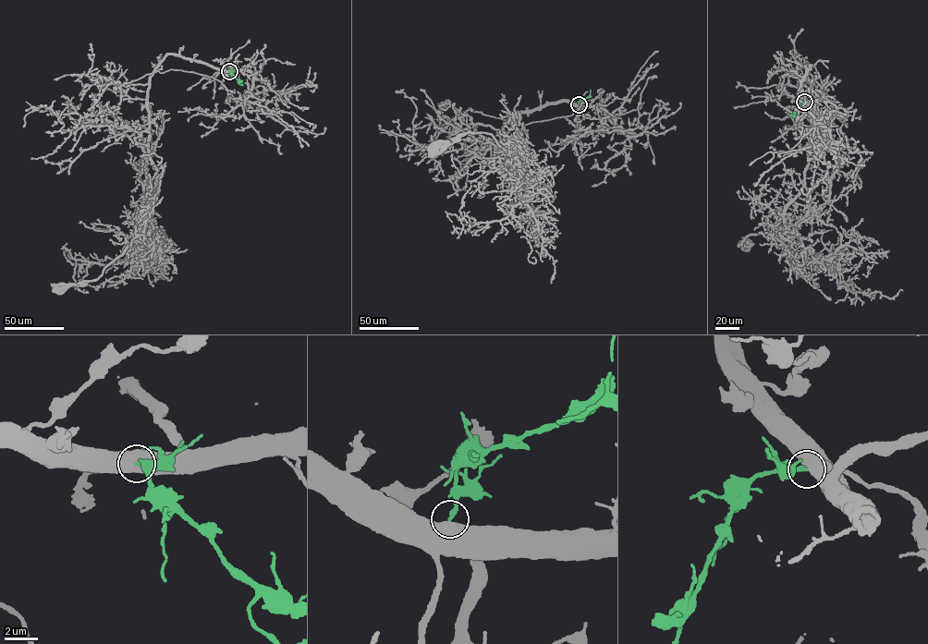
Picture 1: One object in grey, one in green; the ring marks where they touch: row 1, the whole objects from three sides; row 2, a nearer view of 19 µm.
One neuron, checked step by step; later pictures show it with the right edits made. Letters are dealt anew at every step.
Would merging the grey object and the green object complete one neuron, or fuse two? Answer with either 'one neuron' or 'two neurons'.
one neuron

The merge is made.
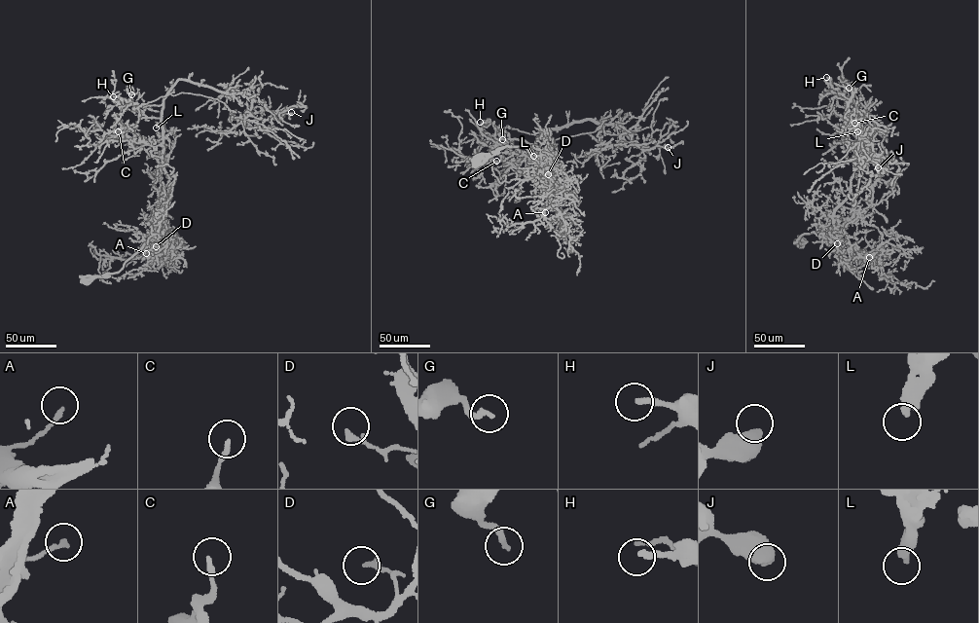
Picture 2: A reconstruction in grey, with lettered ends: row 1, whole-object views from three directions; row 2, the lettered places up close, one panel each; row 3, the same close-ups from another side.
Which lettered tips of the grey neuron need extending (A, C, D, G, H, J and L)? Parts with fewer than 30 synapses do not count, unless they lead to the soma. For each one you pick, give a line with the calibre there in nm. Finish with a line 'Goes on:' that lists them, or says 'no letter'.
Goes on: no letter

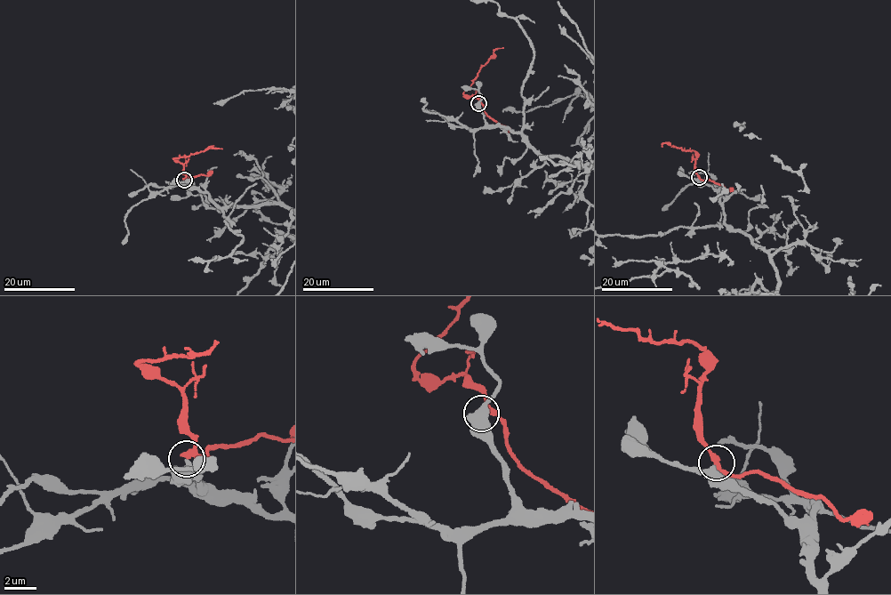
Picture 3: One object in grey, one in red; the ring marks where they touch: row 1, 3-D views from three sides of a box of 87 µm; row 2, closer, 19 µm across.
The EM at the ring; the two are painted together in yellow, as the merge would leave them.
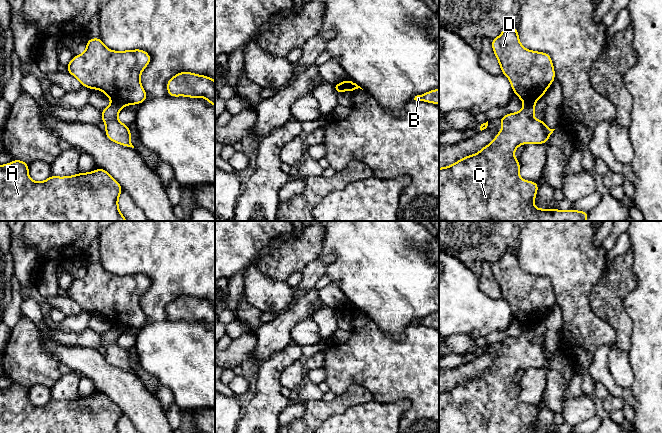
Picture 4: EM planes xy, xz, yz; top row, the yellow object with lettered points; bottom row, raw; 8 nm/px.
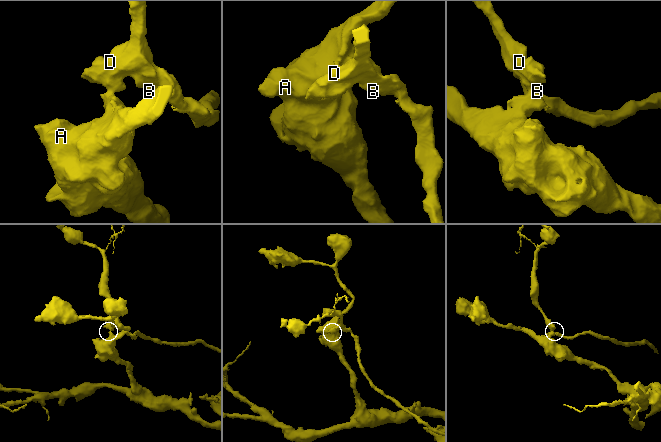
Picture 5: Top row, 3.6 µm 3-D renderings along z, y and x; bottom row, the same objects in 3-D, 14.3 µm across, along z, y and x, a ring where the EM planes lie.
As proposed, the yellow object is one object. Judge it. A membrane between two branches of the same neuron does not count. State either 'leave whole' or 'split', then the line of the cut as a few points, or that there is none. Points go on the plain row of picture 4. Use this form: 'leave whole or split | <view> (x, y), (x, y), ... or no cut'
split | xy (112, 326), (122, 329)

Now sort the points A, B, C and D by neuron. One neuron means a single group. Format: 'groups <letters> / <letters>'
groups A C / B D

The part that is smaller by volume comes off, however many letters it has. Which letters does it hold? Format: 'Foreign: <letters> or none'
Foreign: B, D

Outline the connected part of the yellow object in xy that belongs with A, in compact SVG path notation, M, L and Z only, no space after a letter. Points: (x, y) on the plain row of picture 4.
M16 383L7 389L0 389L0 433L119 433L118 422L123 412L102 392L74 400L51 399L44 406L33 405L28 399L28 393L28 387Z

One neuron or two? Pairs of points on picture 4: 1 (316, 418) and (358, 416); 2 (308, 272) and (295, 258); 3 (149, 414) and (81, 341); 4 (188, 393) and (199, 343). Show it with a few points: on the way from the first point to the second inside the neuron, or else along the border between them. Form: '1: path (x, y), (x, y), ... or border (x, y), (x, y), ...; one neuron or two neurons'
1: border (350, 407), (342, 413), (333, 414), (321, 422); two neurons
2: border (318, 256), (301, 272); two neurons
3: border (63, 344), (92, 347), (97, 350); two neurons
4: path (197, 381), (199, 378), (199, 355); one neuron

